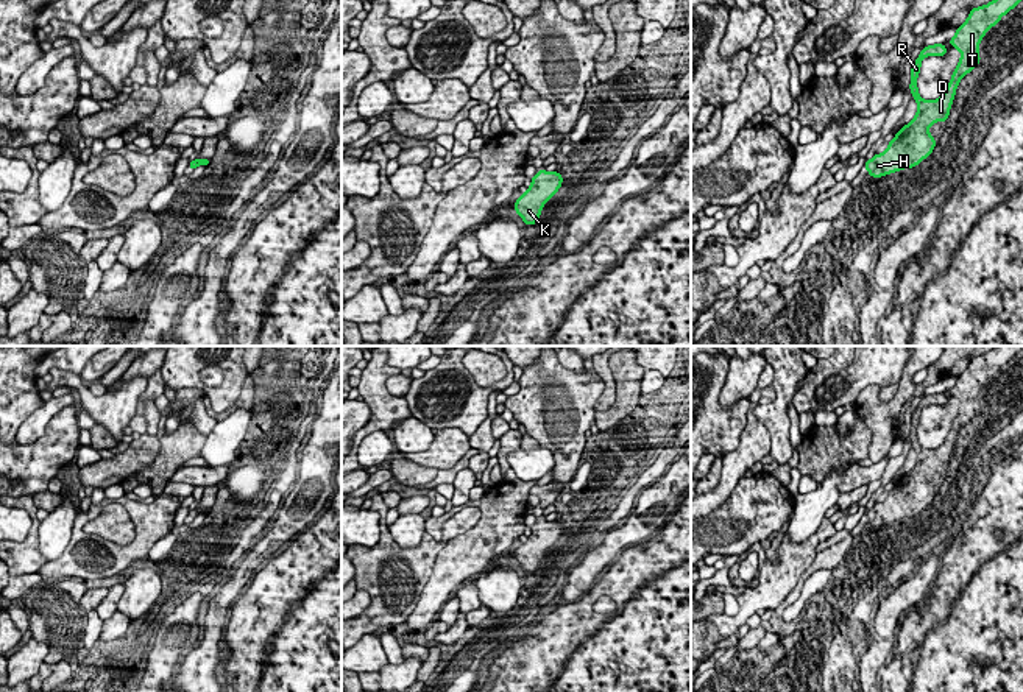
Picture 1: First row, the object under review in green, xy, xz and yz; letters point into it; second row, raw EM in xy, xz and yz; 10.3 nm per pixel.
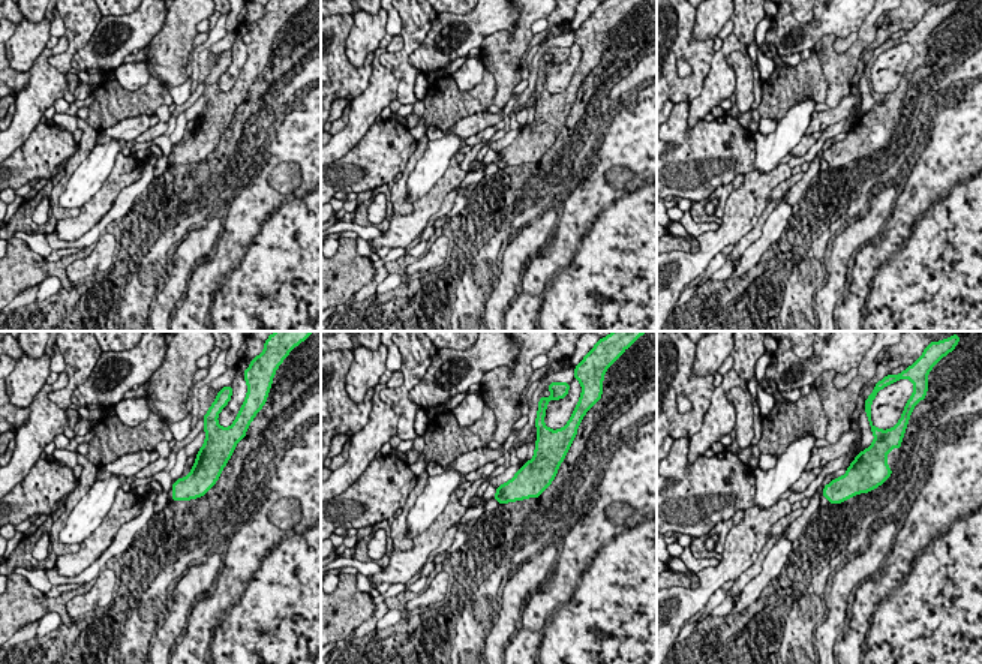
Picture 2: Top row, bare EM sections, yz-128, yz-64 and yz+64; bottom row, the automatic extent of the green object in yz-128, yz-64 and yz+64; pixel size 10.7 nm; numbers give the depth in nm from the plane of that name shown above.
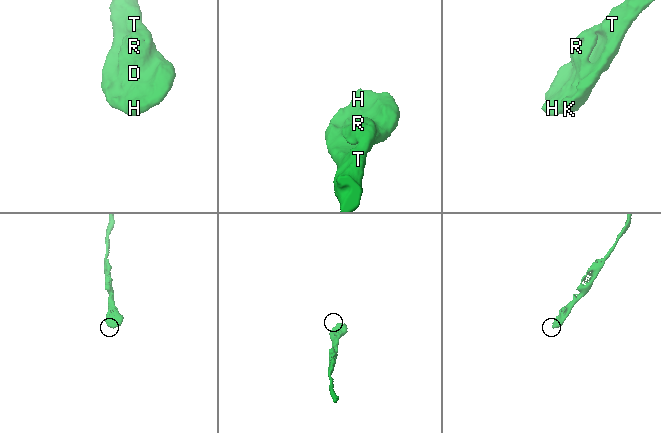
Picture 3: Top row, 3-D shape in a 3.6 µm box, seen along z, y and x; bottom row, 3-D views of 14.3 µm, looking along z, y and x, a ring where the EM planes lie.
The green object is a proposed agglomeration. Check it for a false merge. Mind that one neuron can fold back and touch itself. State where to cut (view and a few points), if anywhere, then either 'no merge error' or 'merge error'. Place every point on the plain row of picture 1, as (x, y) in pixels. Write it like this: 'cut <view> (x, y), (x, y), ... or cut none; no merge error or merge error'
cut none; no merge error

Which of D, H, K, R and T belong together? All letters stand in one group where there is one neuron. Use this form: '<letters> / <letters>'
D H K R T

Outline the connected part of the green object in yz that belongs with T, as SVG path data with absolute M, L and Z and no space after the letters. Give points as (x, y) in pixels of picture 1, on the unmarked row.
M996 346L990 352L970 360L967 369L956 379L954 387L948 390L951 396L961 401L961 408L943 444L937 449L923 449L919 444L917 425L923 407L931 404L945 405L947 397L943 393L936 393L928 394L920 401L912 413L909 433L912 447L917 450L917 463L909 474L904 474L897 482L884 502L875 503L870 510L864 511L864 516L872 527L881 527L903 517L912 517L933 502L937 489L933 488L928 477L937 469L940 472L947 471L959 430L981 410L981 388L1021 349L1023 346Z

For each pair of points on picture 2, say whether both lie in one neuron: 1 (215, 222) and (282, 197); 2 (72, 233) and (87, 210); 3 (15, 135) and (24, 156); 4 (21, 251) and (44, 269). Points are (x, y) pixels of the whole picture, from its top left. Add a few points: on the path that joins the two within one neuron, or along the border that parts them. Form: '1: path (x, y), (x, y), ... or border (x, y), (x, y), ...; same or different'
1: border (222, 219), (222, 233), (218, 237); different
2: path (78, 227), (87, 216); same
3: border (39, 122), (15, 150); different
4: path (27, 257), (38, 267); same

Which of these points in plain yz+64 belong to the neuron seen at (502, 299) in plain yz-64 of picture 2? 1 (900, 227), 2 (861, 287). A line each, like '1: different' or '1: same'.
1: different
2: different

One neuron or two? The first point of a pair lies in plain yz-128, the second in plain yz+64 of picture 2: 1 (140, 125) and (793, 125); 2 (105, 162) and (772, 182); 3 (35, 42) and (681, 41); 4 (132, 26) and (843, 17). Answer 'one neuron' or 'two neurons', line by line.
1: two neurons
2: two neurons
3: two neurons
4: one neuron

